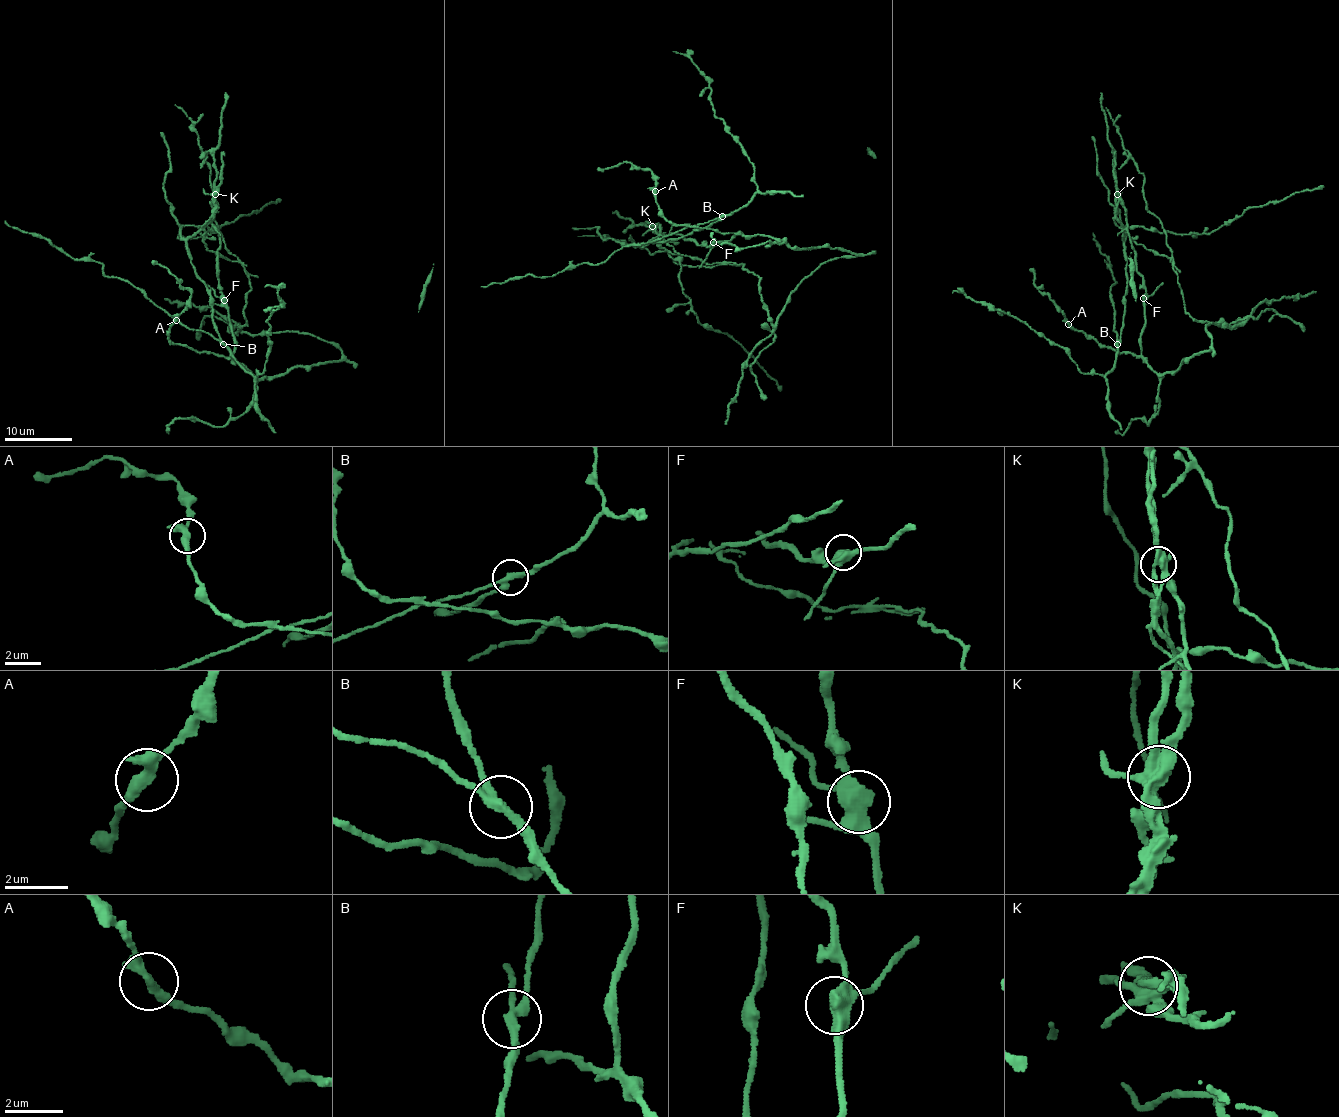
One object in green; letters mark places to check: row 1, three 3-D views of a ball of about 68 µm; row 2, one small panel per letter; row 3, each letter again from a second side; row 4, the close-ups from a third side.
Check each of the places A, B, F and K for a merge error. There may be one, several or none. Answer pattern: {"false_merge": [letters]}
{"false_merge": ["B", "K"]}

